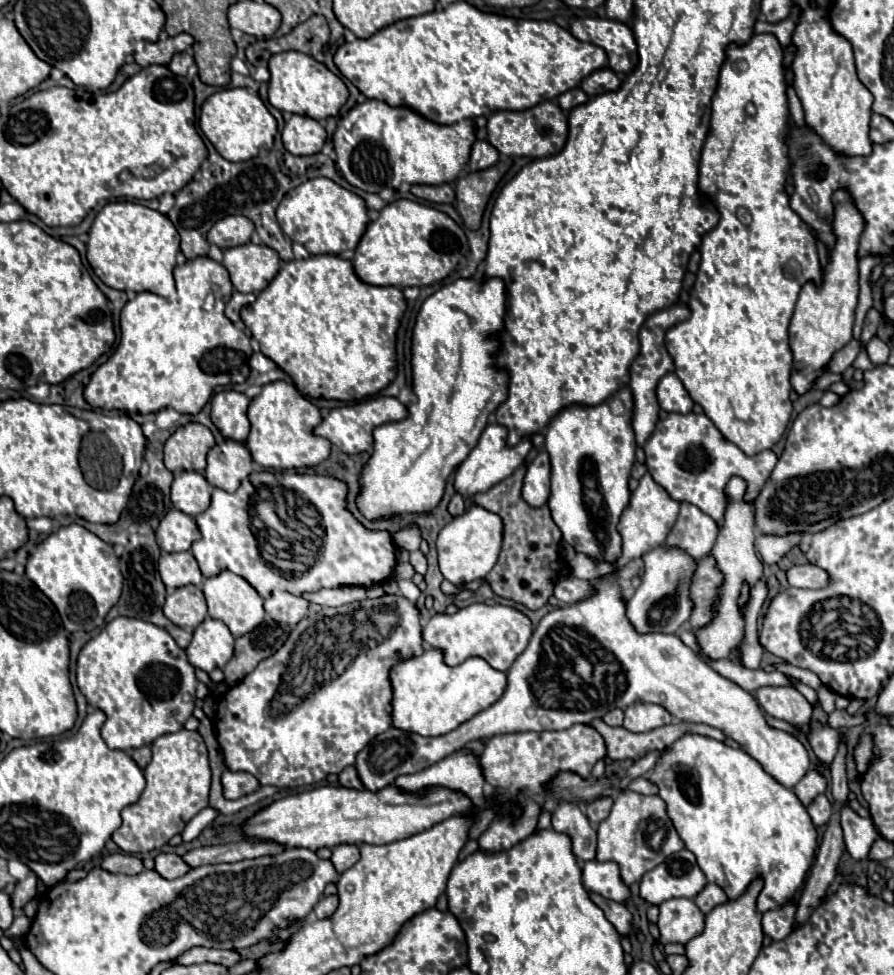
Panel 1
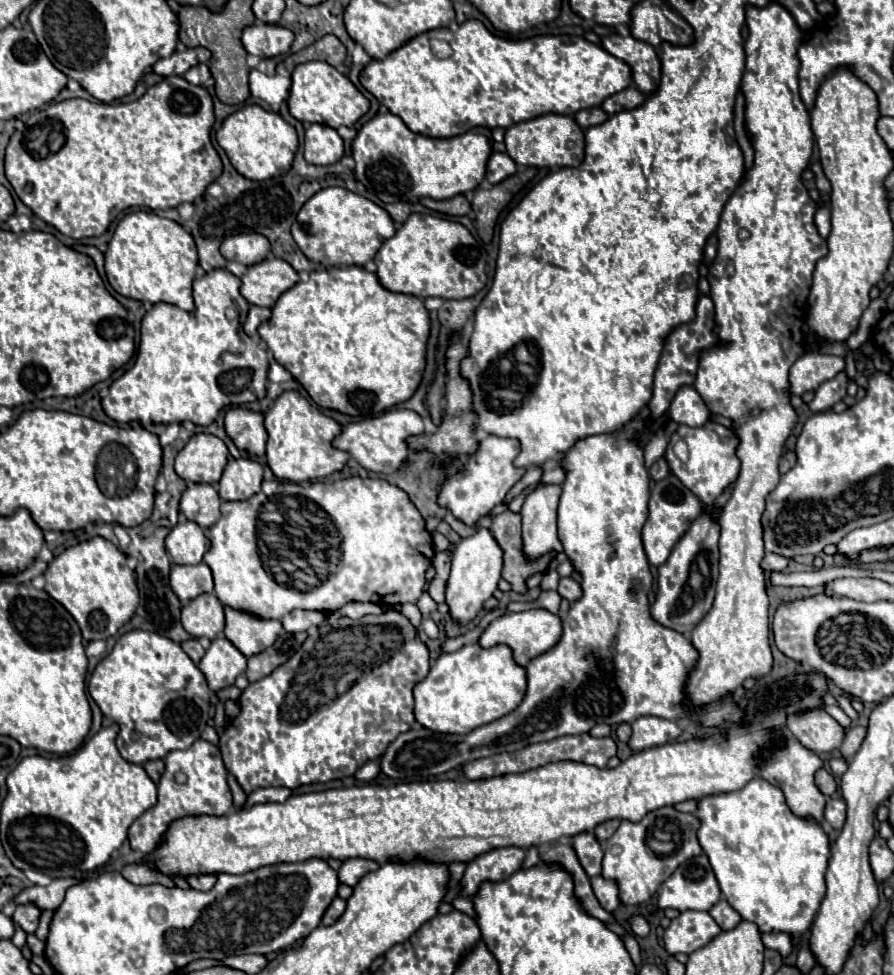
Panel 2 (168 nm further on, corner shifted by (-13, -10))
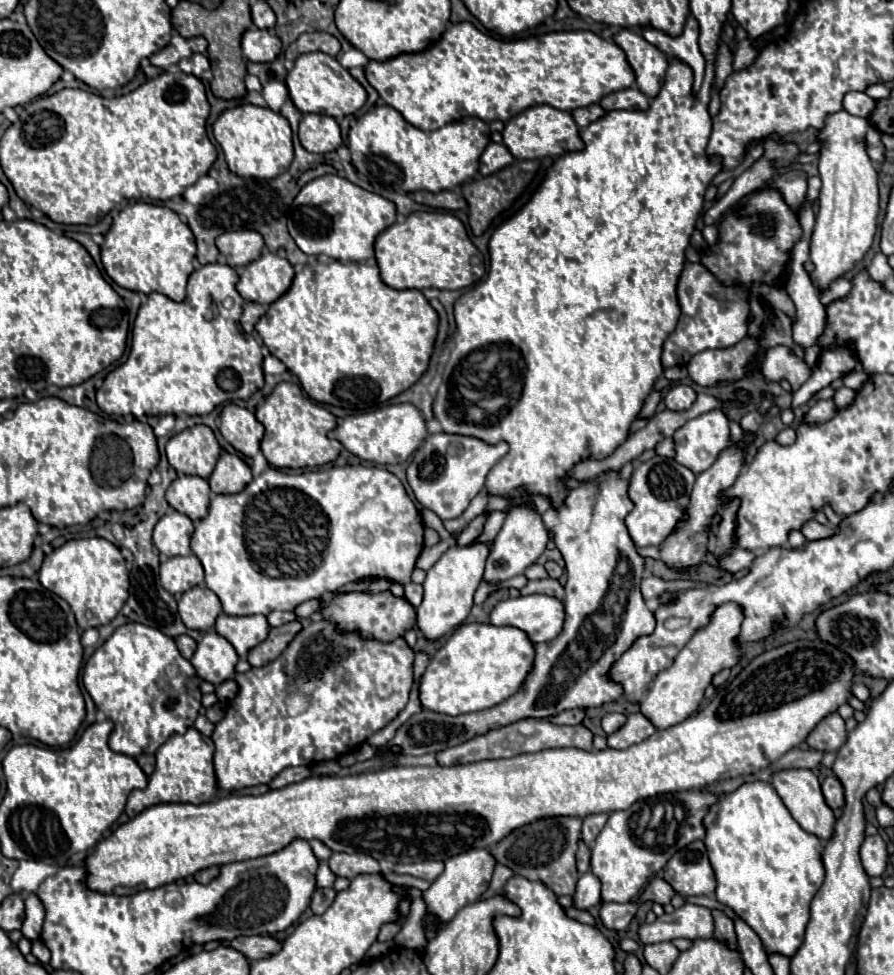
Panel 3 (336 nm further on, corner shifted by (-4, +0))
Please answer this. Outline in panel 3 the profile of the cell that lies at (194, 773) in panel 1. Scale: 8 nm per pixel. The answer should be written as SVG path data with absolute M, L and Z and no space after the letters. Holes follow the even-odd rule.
M189 728L181 736L171 736L159 750L157 750L157 764L155 772L149 778L147 788L133 790L127 798L125 814L129 818L135 818L139 812L143 812L149 806L155 806L159 802L189 802L189 804L203 804L211 802L219 796L217 784L215 784L215 770L213 770L213 740L209 736L203 736L195 728Z

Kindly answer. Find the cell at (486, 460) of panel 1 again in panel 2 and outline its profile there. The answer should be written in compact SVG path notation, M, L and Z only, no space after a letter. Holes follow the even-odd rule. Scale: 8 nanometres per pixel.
M482 430L476 434L480 440L478 452L466 460L464 472L450 476L450 480L444 484L438 496L438 504L448 508L456 518L460 518L468 526L476 524L482 514L490 512L496 504L500 504L506 498L508 490L526 474L526 468L514 466L514 438L500 438Z

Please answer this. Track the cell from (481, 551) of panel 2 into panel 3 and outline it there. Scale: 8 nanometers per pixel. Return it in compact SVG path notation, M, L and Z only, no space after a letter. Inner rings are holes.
M485 544L473 546L451 546L437 564L427 570L423 582L423 602L417 606L417 628L427 640L439 640L447 632L455 630L465 622L473 606L473 594L483 582L483 568L489 548Z

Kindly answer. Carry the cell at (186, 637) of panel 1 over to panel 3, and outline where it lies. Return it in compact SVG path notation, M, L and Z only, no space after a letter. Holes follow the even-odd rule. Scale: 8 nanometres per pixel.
M179 636L175 642L177 642L177 648L179 648L181 656L189 660L189 658L193 656L193 652L195 652L195 646L197 646L197 642L195 642L191 636Z

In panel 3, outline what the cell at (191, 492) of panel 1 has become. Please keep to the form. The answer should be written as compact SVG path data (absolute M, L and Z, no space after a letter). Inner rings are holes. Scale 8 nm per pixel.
M179 474L167 488L167 502L191 520L201 520L209 508L209 484L201 476Z

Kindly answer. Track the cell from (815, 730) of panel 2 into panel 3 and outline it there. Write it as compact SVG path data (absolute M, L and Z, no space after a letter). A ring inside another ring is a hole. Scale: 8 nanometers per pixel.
M833 712L829 714L827 718L823 718L815 730L807 736L807 744L815 750L821 750L821 752L831 752L831 750L839 750L843 744L845 744L845 738L847 738L847 730L845 730L845 720Z

